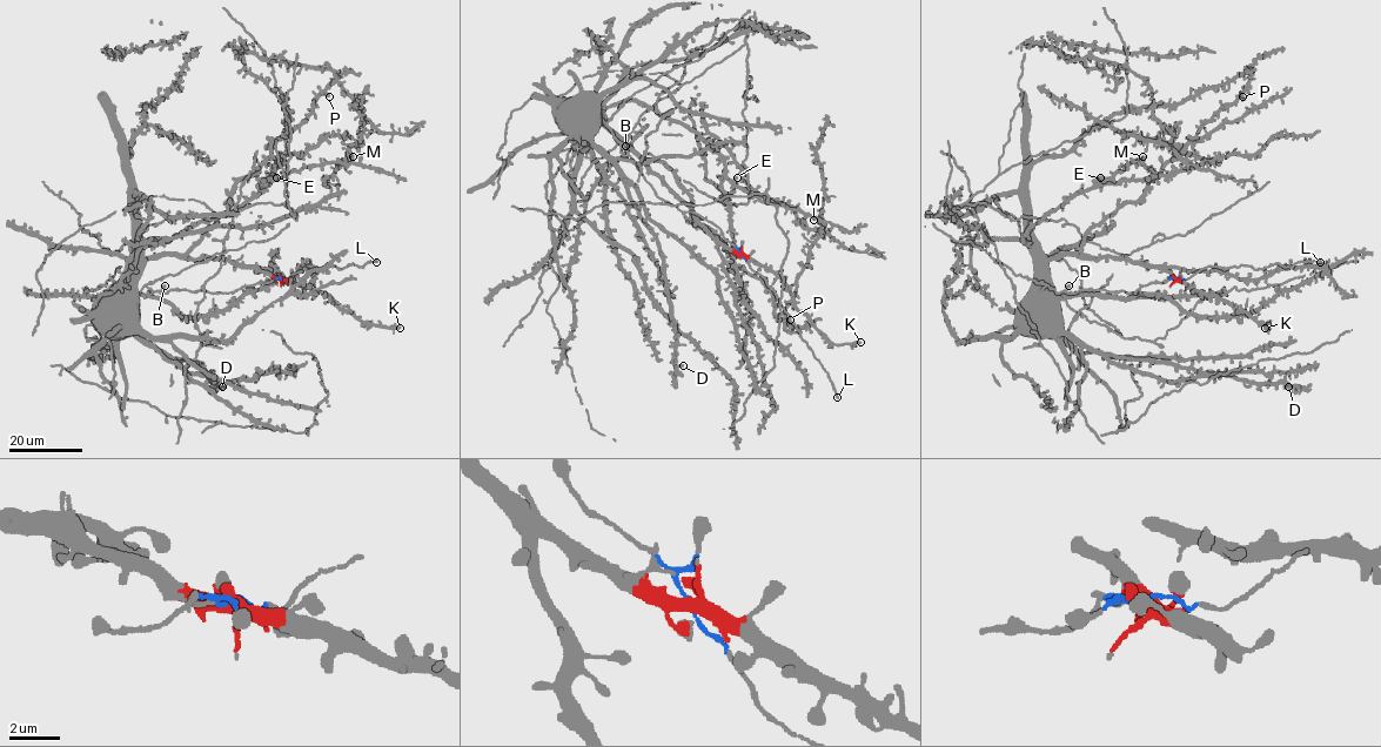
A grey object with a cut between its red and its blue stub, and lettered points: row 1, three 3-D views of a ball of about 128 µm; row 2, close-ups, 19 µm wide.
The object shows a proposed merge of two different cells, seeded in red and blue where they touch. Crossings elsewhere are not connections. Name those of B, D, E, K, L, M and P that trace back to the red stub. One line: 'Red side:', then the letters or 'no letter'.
Red side: D, E, K, M, P

